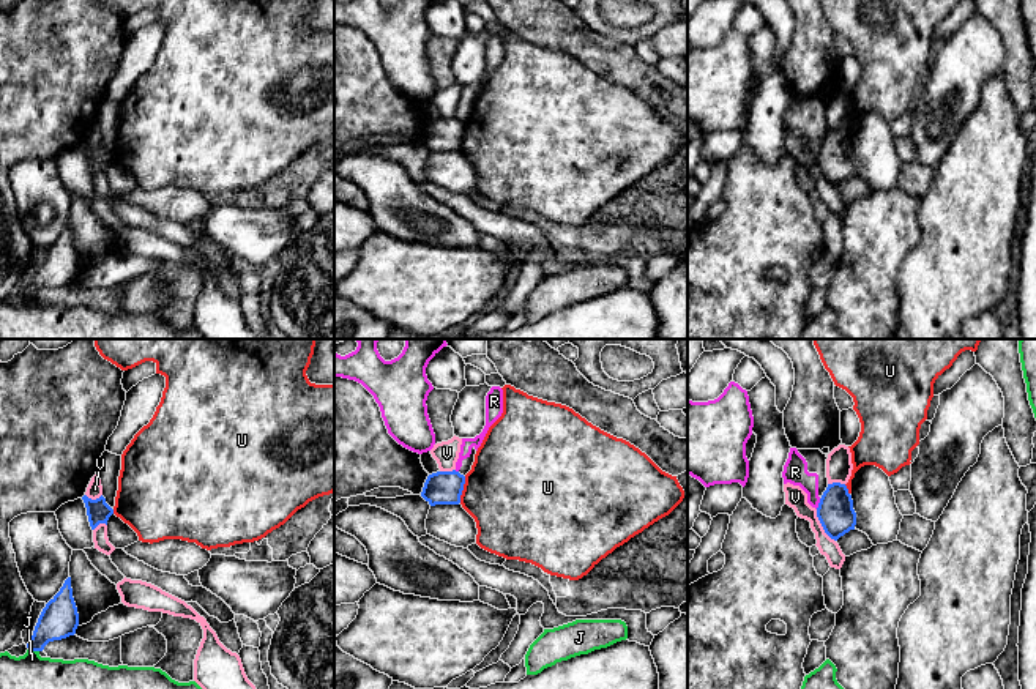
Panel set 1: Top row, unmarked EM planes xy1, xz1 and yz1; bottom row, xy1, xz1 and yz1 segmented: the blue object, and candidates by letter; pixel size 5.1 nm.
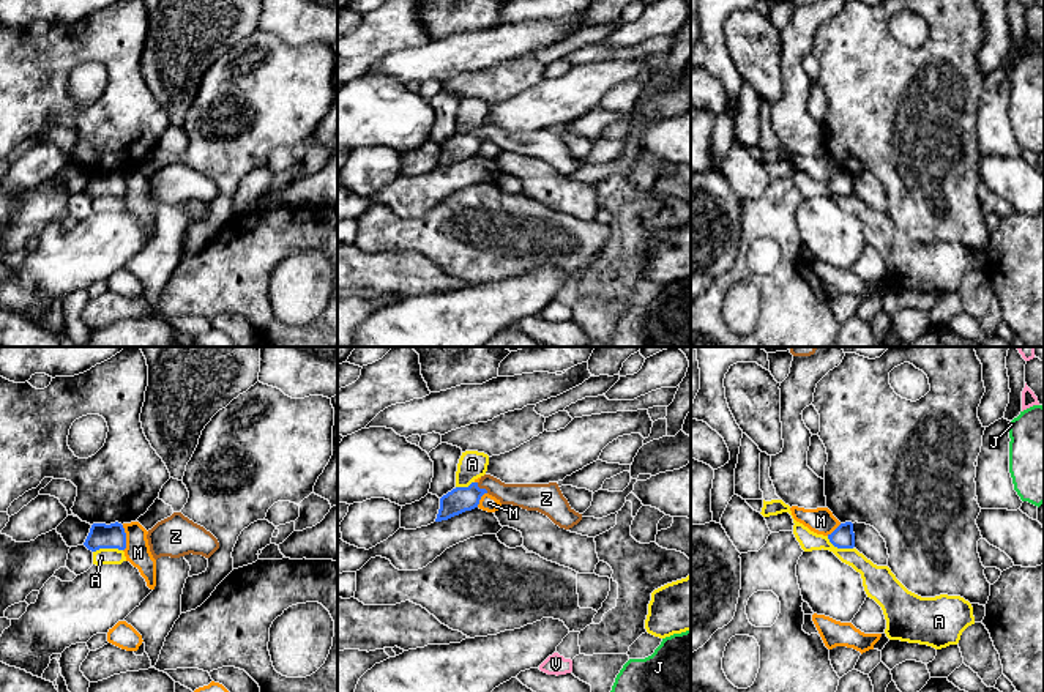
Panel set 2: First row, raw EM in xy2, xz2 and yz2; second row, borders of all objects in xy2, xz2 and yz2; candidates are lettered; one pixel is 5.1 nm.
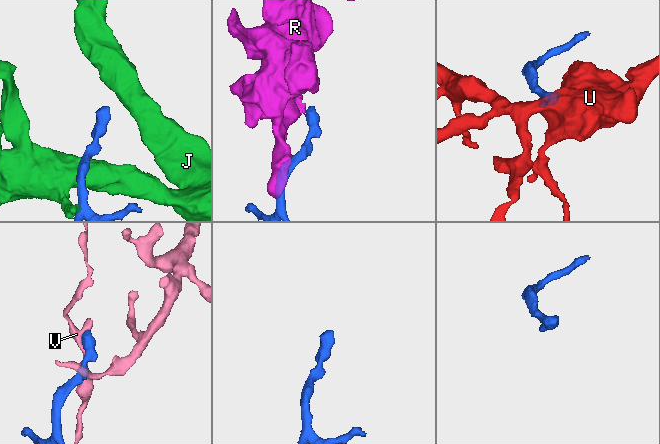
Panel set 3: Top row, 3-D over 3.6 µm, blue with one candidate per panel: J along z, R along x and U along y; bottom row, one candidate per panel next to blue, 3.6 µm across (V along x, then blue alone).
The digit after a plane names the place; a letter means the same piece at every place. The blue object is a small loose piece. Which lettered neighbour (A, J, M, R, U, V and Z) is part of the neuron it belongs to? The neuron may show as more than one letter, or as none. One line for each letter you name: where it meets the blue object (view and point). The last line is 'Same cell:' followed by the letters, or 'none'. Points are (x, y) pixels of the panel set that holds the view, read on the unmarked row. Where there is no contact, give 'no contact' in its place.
Z: contact xz2 (481, 136)
Same cell: Z

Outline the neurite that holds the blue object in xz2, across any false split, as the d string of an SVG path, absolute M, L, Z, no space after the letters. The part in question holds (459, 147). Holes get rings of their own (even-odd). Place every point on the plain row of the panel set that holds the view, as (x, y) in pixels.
M484 121L478 129L472 129L468 134L456 134L443 142L435 169L448 167L478 154L484 140L495 143L501 151L538 158L565 177L582 167L582 161L569 153L557 129L505 131L490 121Z

